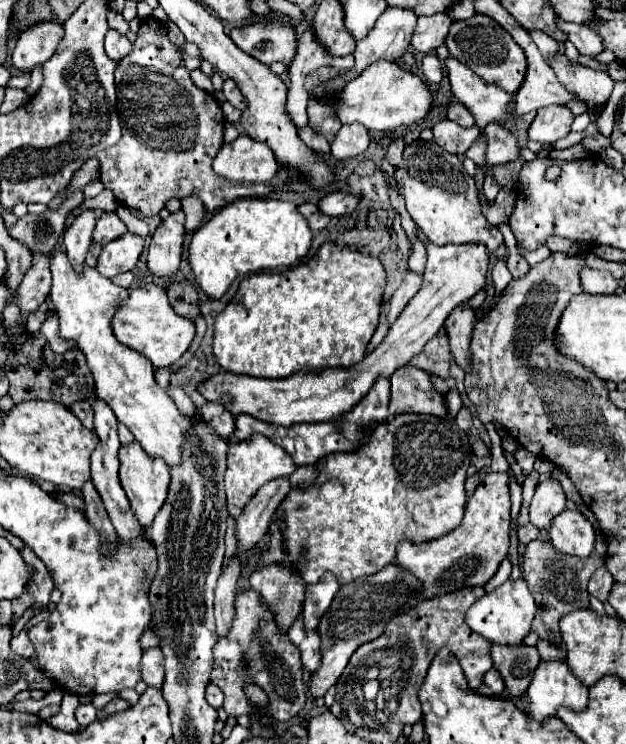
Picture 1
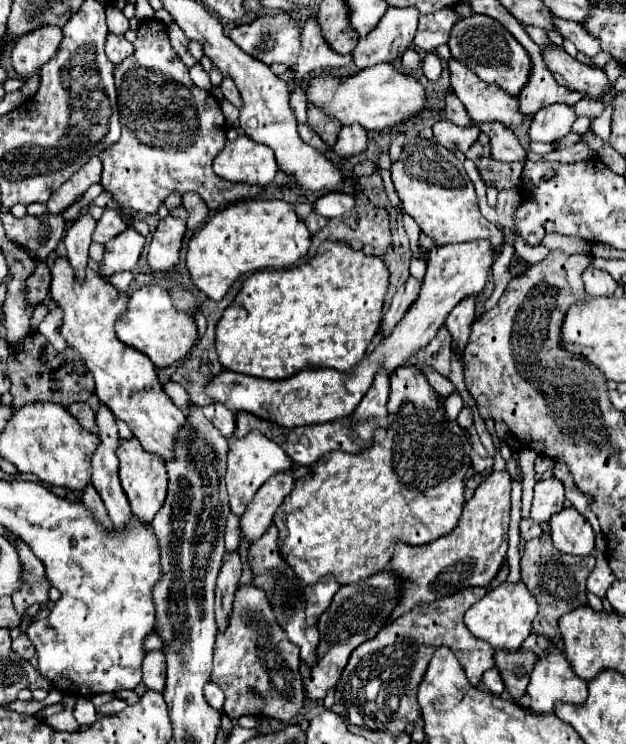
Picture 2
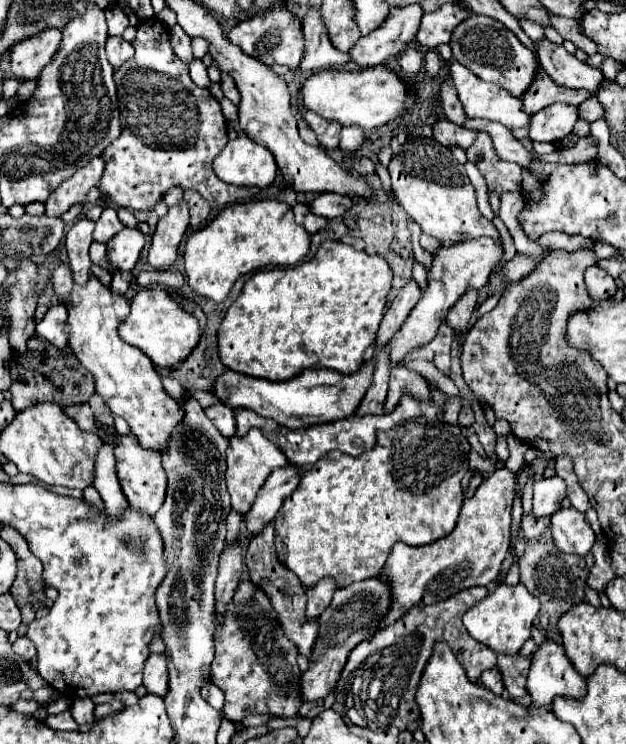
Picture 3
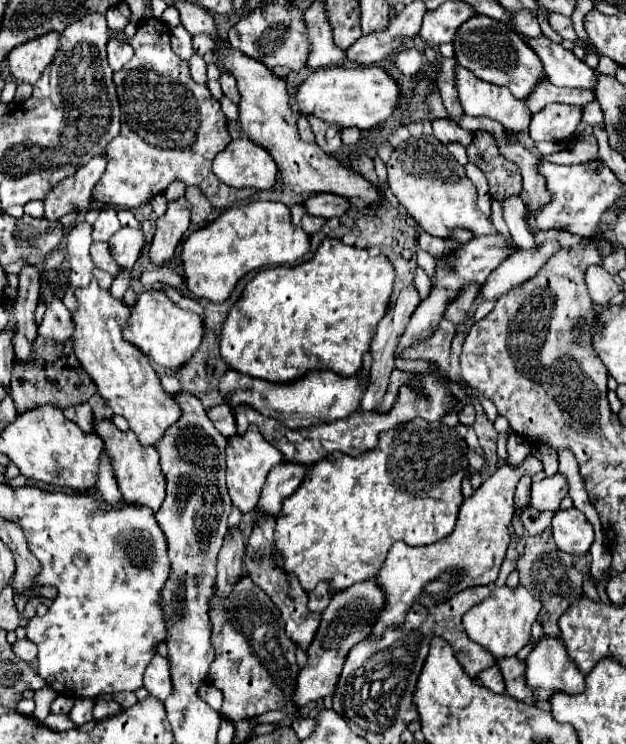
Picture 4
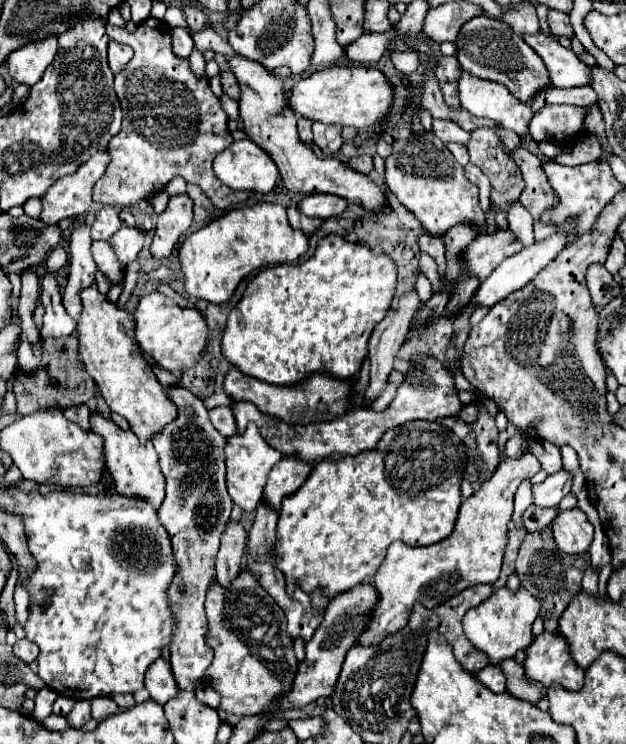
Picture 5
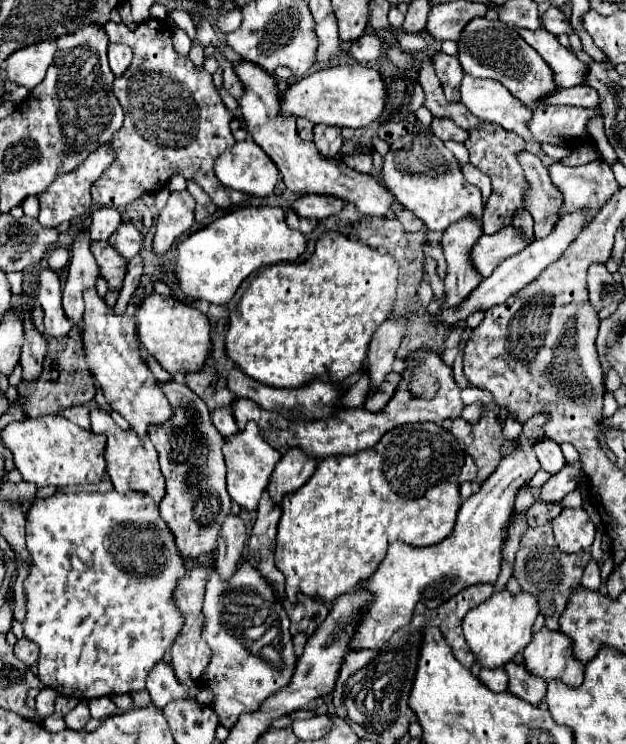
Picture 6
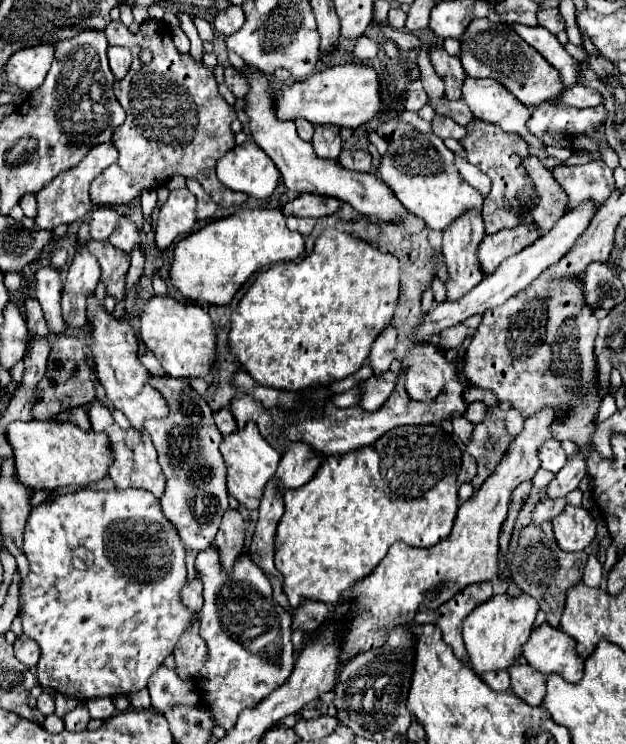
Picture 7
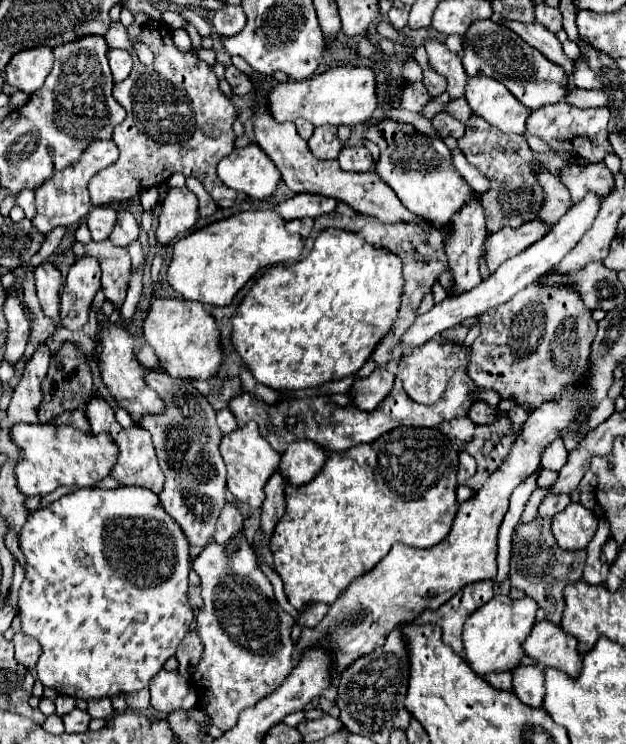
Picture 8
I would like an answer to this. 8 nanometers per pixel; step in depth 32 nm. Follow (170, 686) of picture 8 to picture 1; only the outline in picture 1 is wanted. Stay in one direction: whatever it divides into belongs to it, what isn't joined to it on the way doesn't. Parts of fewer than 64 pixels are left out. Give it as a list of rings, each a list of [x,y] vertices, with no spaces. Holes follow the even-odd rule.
[[[148,648],[142,654],[142,680],[148,686],[160,688],[164,682],[164,656],[160,648]]]

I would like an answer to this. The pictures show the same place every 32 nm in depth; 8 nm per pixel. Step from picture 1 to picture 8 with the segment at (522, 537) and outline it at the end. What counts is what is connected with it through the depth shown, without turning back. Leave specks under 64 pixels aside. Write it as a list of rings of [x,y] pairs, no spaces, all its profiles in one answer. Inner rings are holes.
[[[546,494],[546,498],[542,500],[542,504],[538,508],[536,518],[554,518],[568,504],[570,504],[570,498],[568,496],[552,496],[552,494]]]

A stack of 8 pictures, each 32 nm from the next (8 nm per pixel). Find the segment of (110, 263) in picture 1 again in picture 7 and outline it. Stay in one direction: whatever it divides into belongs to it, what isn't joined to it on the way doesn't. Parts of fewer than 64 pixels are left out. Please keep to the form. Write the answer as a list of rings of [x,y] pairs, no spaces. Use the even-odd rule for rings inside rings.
[[[130,216],[120,218],[116,232],[112,232],[112,236],[110,236],[110,244],[120,248],[122,252],[126,252],[128,256],[132,254],[132,250],[140,248],[140,232]]]

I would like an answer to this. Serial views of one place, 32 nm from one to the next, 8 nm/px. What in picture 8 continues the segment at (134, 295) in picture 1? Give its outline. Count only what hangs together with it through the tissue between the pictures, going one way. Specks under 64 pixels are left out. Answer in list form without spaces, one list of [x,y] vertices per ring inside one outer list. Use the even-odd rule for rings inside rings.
[[[154,298],[142,320],[142,336],[154,348],[164,372],[174,378],[210,378],[224,360],[218,326],[200,302]]]

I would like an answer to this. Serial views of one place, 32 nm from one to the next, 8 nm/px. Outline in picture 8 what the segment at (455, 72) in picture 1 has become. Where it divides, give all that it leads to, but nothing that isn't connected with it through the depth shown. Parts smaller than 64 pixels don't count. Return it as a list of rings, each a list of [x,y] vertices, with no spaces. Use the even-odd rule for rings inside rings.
[[[470,78],[468,84],[466,84],[466,100],[472,108],[472,112],[480,118],[484,118],[488,124],[500,128],[502,132],[506,134],[522,134],[526,136],[527,142],[531,150],[538,152],[550,153],[550,147],[536,136],[531,136],[526,132],[526,120],[530,116],[532,110],[528,110],[524,104],[520,104],[510,92],[508,88],[504,88],[504,84],[500,84],[498,80],[494,78]]]

